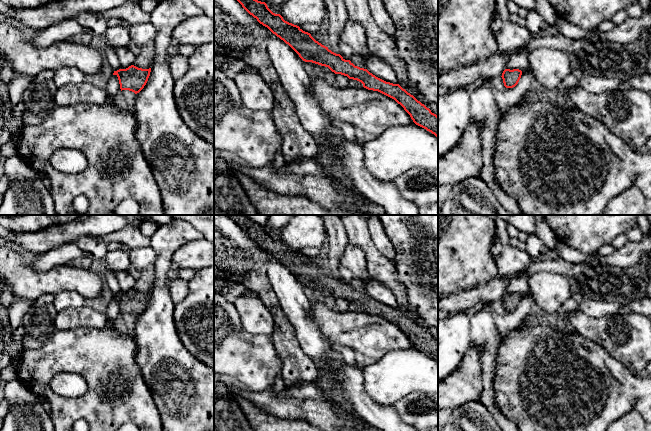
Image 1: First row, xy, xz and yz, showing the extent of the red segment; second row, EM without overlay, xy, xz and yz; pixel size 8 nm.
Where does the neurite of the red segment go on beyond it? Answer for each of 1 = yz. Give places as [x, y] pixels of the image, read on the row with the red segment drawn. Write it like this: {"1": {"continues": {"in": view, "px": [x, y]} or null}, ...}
{"1": {"continues": null}}

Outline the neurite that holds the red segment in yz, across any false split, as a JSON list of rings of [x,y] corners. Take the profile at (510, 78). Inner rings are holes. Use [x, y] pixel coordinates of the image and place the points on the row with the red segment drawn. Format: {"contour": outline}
{"contour": [[[505,69],[501,76],[503,79],[504,86],[506,88],[515,87],[518,84],[521,75],[522,71],[519,69],[513,69],[513,70]]]}

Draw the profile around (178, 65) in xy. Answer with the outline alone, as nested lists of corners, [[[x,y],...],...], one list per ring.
[[[175,55],[168,62],[169,70],[174,80],[182,78],[189,69],[188,58],[182,55]]]

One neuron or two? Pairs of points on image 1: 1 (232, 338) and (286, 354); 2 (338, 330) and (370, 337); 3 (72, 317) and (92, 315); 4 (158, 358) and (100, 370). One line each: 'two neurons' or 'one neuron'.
1: two neurons
2: one neuron
3: one neuron
4: two neurons

